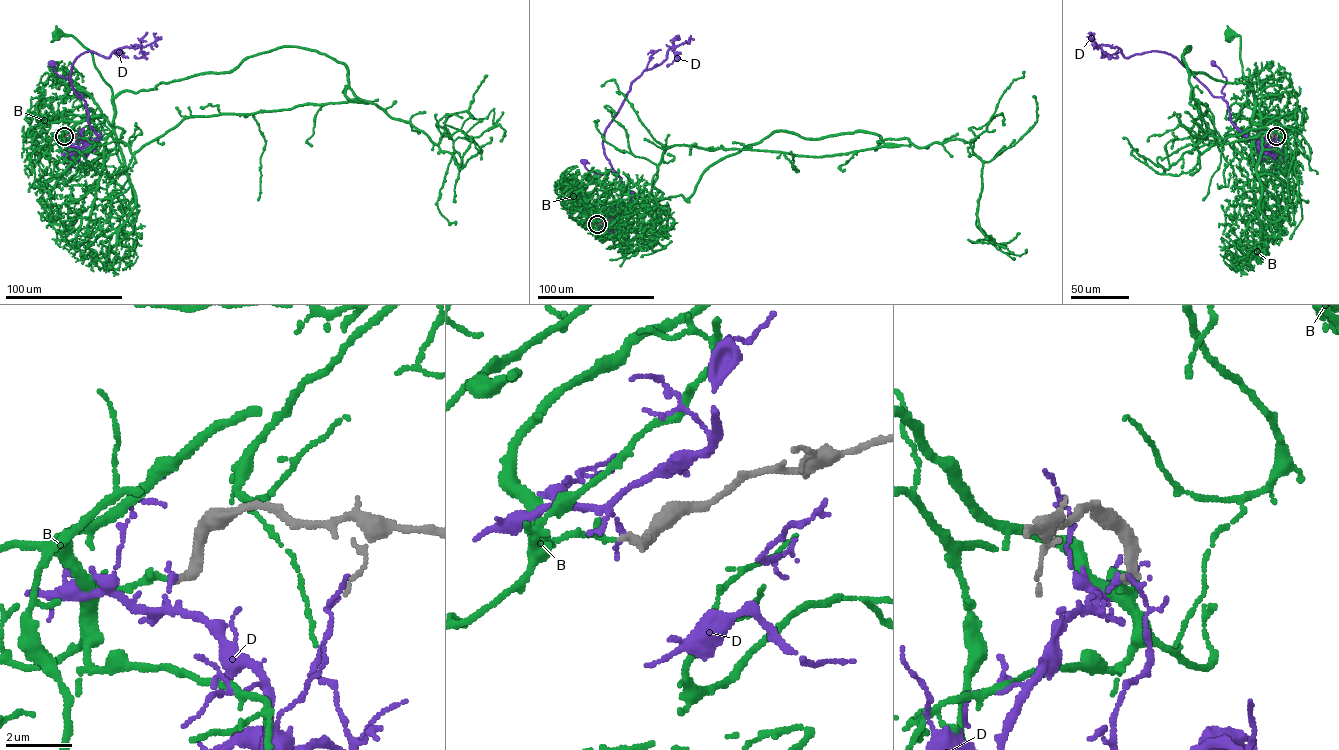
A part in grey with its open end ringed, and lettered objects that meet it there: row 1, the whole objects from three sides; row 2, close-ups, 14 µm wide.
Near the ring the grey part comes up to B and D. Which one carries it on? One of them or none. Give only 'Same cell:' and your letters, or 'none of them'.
Same cell: B

